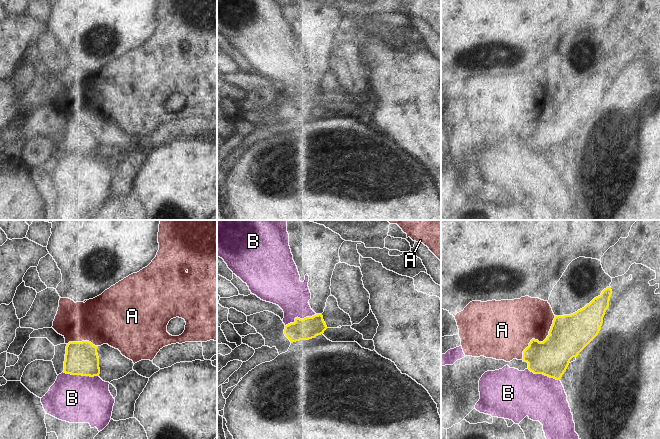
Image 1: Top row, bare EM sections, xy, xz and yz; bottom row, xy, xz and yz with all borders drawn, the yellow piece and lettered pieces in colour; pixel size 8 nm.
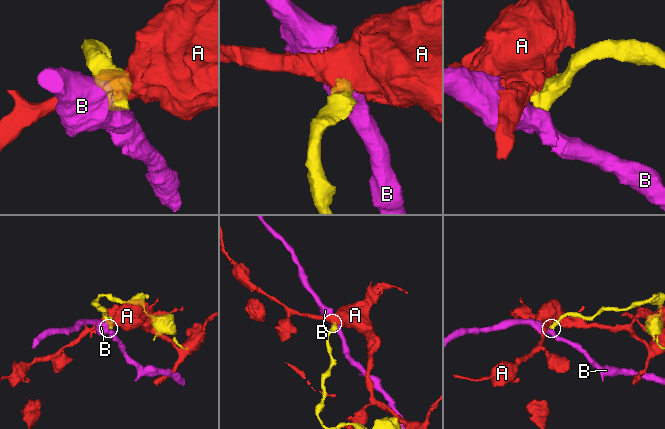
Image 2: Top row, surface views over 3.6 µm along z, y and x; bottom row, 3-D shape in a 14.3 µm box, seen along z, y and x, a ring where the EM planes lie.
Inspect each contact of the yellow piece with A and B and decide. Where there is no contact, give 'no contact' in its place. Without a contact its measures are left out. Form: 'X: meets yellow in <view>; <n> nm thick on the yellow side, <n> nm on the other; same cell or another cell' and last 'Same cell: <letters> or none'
A: meets yellow in yz; 320 nm thick on the yellow side, 400 nm on the other; another cell
B: meets yellow in xz; 180 nm thick on the yellow side, 280 nm on the other; another cell
Same cell: none

